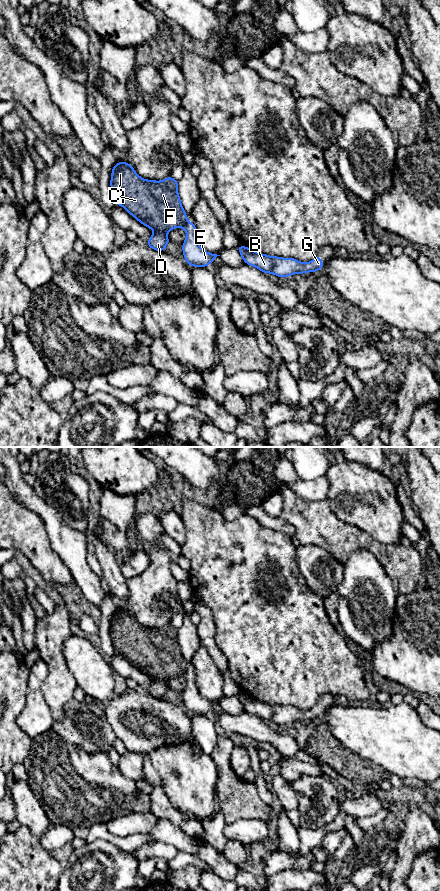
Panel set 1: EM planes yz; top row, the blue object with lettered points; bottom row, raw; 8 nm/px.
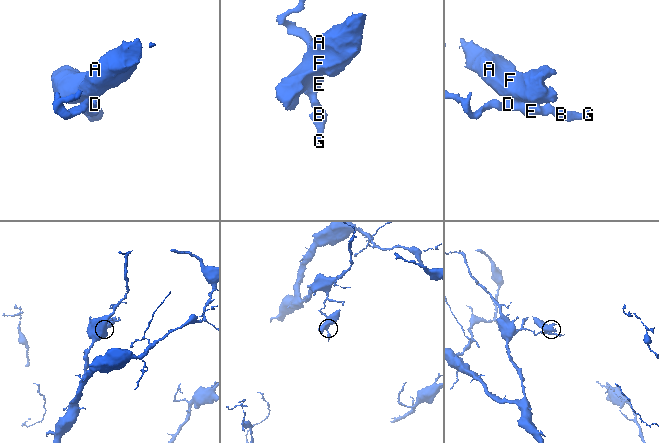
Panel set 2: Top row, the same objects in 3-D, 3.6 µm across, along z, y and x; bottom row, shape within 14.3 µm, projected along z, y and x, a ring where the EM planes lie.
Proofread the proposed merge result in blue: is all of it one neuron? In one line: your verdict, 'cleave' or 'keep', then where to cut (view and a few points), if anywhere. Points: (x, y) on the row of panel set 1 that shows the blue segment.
cleave | yz (155, 231), (166, 233)

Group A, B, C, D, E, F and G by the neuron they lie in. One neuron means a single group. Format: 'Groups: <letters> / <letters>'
Groups: A C F / B D E G

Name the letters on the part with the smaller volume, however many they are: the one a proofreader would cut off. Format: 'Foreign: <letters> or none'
Foreign: A, C, F

